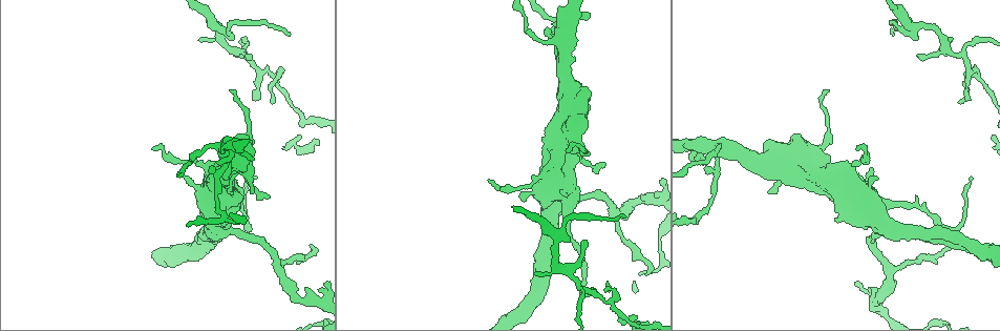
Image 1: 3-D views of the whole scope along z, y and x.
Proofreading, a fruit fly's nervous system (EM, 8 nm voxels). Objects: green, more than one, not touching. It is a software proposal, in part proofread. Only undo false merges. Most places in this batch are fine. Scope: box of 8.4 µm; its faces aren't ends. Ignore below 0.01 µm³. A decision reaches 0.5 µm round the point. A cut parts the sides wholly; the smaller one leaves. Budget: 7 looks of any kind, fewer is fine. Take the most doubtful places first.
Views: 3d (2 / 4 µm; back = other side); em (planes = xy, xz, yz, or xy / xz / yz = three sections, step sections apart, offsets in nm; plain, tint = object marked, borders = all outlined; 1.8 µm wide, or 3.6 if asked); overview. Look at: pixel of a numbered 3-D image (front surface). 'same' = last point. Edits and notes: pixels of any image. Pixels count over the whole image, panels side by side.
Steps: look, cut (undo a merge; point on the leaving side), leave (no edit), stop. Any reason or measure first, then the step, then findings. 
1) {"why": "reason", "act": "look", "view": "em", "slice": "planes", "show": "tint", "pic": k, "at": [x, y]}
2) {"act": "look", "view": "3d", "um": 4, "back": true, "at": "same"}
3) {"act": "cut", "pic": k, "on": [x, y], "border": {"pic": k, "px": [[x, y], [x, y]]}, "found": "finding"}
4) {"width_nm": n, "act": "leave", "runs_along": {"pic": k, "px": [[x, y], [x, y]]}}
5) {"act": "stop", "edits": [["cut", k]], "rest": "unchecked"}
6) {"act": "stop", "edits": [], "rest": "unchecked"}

{"why": "narrows sharply", "act": "look", "view": "3d", "um": 4, "pic": 1, "at": [226, 152]}

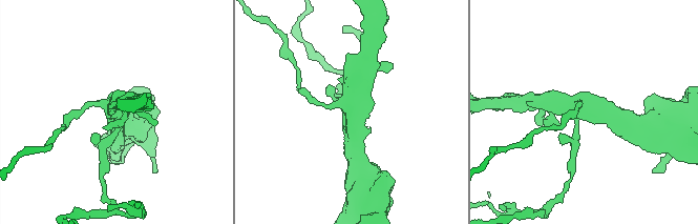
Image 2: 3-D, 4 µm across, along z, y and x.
{"act": "look", "view": "em", "slice": "planes", "show": "tint", "pic": 2, "at": [583, 111]}

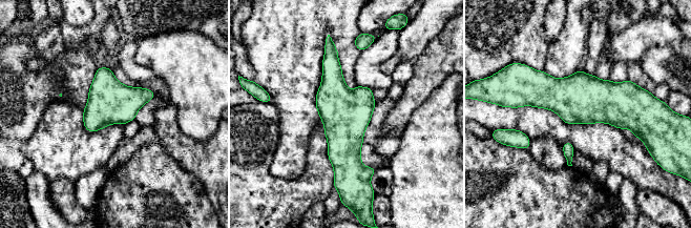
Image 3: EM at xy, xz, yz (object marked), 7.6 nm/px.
{"act": "leave", "runs_along": {"pic": 3, "px": [[331, 52], [341, 175]]}, "found": "one neuron here"}

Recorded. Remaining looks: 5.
{"why": "two arms in line, one across", "act": "look", "view": "em", "um": 3.6, "slice": "xz", "step": 16, "show": "tint", "pic": 1, "at": [580, 286]}

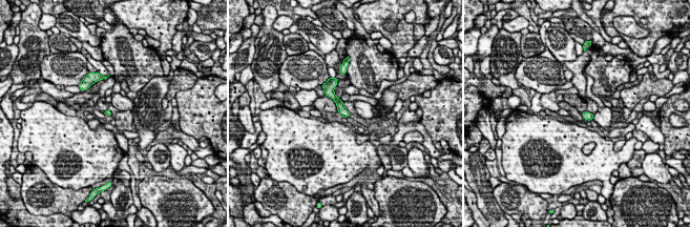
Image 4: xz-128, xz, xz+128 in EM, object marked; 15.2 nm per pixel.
{"why": "cut it another way", "act": "look", "view": "em", "um": 3.6, "slice": "planes", "show": "tint", "at": "same"}

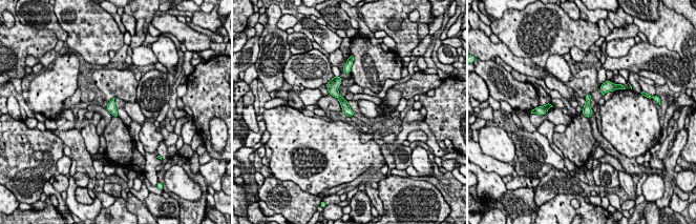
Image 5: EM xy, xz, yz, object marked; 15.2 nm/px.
{"act": "leave", "runs_along": {"pic": 5, "px": [[331, 86], [350, 113]]}, "found": "one neuron here"}

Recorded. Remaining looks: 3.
{"why": "four or more arms meet", "act": "look", "view": "3d", "um": 2, "pic": 1, "at": [807, 175]}

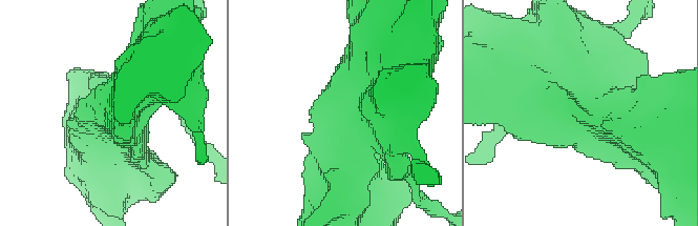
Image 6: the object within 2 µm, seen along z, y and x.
{"arms": 4, "why": "need the tissue", "act": "look", "view": "em", "slice": "yz", "step": 16, "show": "tint", "pic": 6, "at": [586, 114]}

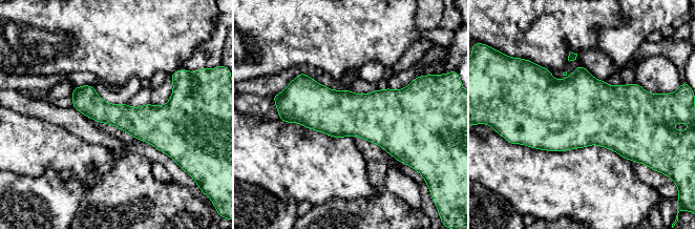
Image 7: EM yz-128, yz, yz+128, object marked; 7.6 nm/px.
{"act": "look", "view": "em", "slice": "planes", "show": "borders", "at": "same"}

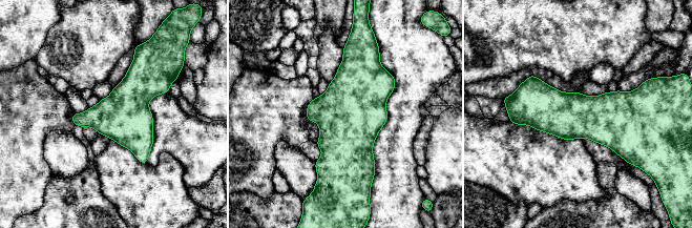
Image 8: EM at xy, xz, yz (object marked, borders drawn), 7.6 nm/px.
{"act": "leave", "found": "one neuron here"}

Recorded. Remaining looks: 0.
{"act": "stop", "edits": [], "rest": "unchecked"}

